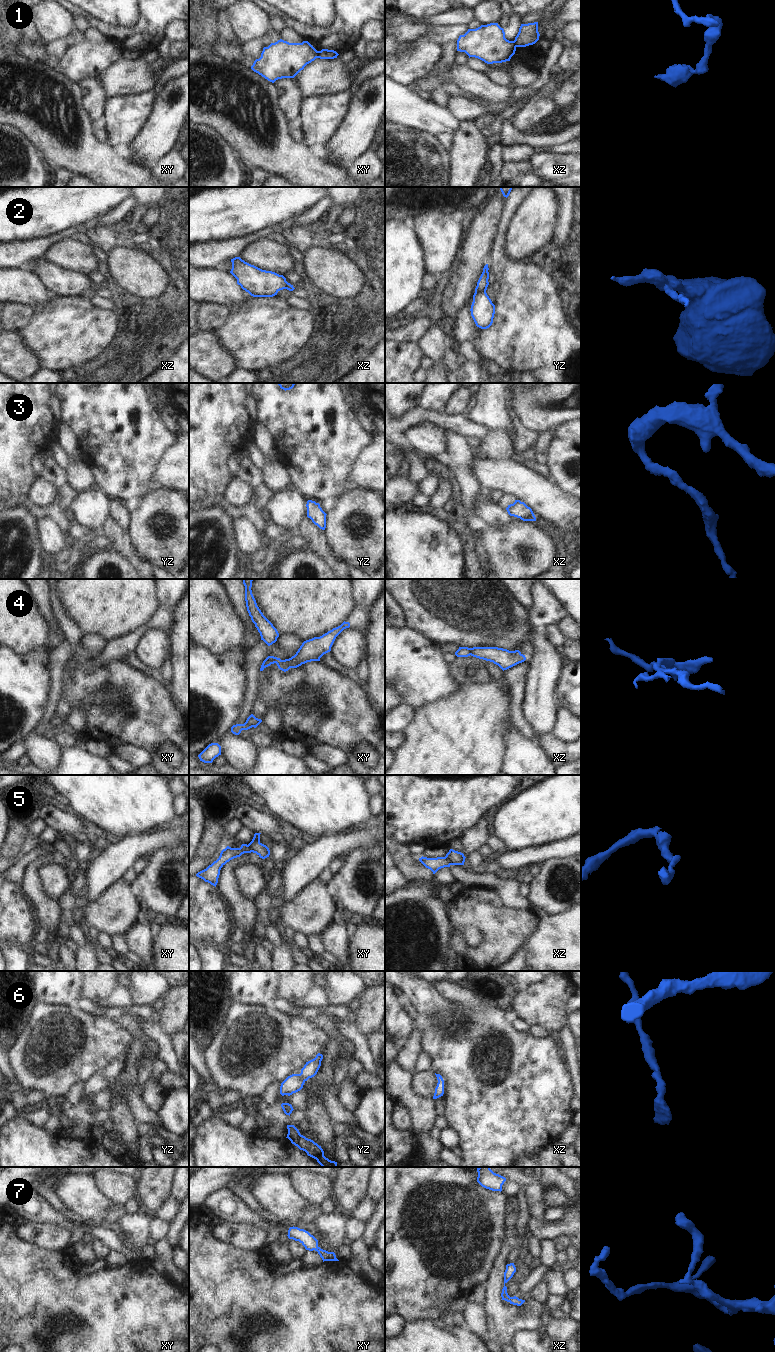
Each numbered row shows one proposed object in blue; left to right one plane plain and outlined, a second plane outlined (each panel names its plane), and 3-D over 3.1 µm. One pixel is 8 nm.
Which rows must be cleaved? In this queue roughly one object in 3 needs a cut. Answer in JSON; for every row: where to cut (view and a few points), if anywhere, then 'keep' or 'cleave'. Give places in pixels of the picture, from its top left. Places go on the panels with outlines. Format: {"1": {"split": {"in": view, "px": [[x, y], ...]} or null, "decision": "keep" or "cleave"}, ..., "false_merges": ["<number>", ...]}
{"1": {"split": {"in": "xy", "px": [[319, 51], [317, 57]]}, "decision": "cleave"}, "2": {"split": {"in": "yz", "px": [[485, 292], [475, 293]]}, "decision": "cleave"}, "3": {"split": null, "decision": "keep"}, "4": {"split": {"in": "xz", "px": [[472, 648], [469, 654]]}, "decision": "cleave"}, "5": {"split": {"in": "xz", "px": [[444, 857], [450, 864]]}, "decision": "cleave"}, "6": {"split": null, "decision": "keep"}, "7": {"split": null, "decision": "keep"}, "false_merges": ["1", "2", "4", "5"]}

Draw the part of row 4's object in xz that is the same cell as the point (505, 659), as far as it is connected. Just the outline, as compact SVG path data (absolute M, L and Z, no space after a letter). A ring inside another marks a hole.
M473 647L471 656L493 662L503 671L526 660L519 650L509 651L498 647Z

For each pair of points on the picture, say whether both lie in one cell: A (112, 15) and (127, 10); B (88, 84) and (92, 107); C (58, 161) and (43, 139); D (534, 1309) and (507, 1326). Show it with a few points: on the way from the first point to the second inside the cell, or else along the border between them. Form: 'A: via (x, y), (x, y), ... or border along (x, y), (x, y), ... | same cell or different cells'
A: via (116, 11), (123, 10) | same cell
B: via (91, 90), (92, 101) | same cell
C: via (58, 156), (48, 144) | same cell
D: via (527, 1314), (524, 1317), (514, 1319) | same cell

